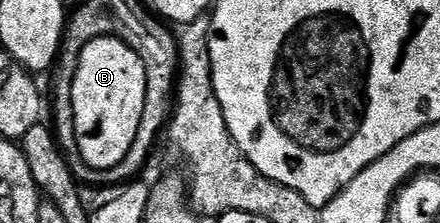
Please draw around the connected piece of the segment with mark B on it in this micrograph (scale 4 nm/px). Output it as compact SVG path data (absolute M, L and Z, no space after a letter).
M117 38L91 40L73 75L73 127L82 160L92 170L115 170L131 152L143 116L147 76L143 60Z

